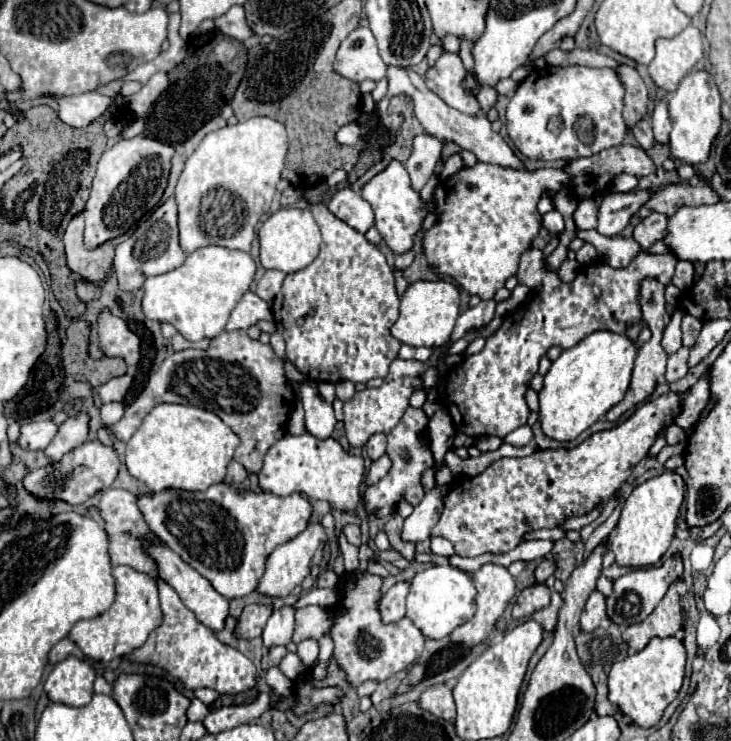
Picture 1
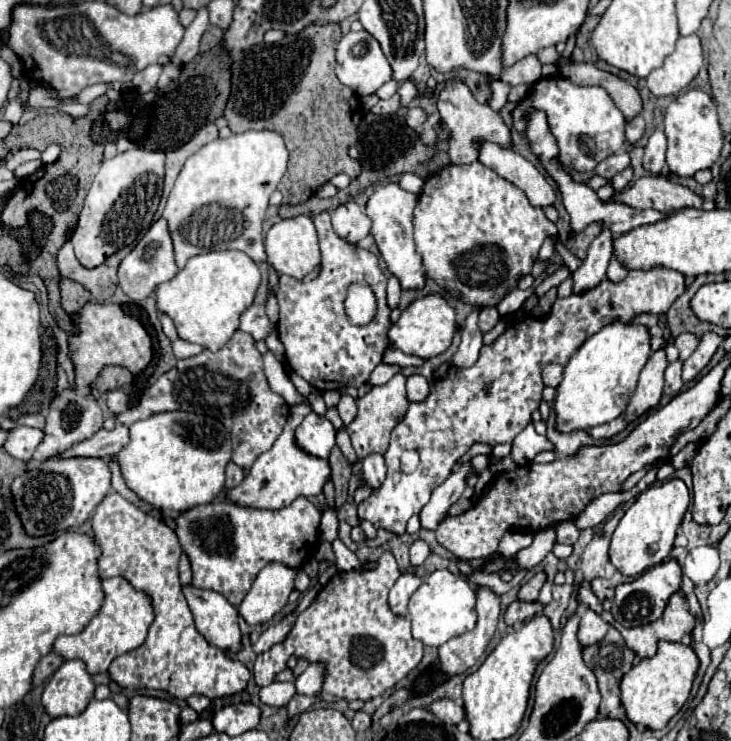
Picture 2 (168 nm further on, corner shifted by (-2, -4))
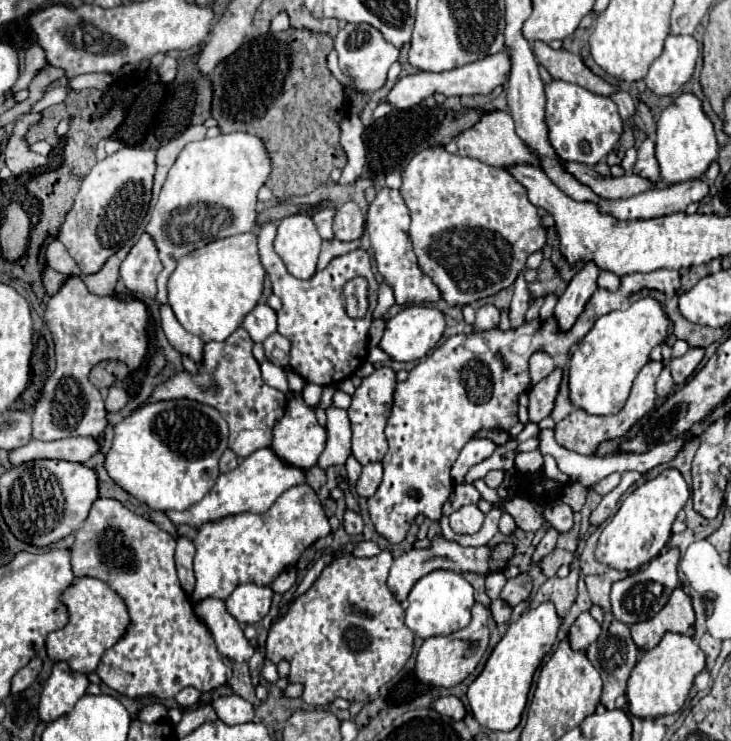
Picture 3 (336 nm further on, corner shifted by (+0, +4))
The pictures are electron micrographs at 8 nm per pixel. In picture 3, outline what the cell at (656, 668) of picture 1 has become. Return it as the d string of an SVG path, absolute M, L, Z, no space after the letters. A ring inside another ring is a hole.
M667 632L655 648L641 654L629 676L625 692L629 712L637 718L657 718L665 714L675 714L685 704L685 698L693 686L693 678L703 668L705 654L699 650L697 642L691 636Z

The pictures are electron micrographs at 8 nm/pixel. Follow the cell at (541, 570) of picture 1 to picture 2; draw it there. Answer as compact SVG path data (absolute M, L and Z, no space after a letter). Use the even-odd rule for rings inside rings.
M543 572L535 574L529 582L525 582L525 584L519 588L517 600L521 600L521 602L533 602L533 600L537 600L539 590L541 590L543 584L545 584L545 574L543 574Z

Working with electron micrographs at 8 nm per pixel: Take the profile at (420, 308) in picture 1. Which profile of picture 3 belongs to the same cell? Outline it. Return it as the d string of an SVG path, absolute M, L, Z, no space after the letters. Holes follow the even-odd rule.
M413 304L403 308L399 314L395 314L387 326L385 326L385 334L379 342L379 346L393 358L399 362L409 362L409 360L419 360L425 358L429 354L429 350L433 350L437 346L437 342L441 340L445 330L445 314L441 310L437 310L435 306L427 306L427 304Z

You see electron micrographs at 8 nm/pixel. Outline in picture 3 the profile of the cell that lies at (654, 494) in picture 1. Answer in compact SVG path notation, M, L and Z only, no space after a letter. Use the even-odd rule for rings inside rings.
M675 468L663 470L657 478L647 480L643 486L637 486L621 504L617 514L607 520L595 556L601 564L607 564L615 570L637 570L643 564L651 562L671 538L671 526L689 498L689 486L683 480L681 472Z

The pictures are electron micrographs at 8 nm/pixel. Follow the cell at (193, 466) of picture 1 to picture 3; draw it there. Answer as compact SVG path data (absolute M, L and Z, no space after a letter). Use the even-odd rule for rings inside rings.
M167 400L153 402L115 426L115 438L109 454L105 456L105 468L109 476L131 496L149 504L153 510L187 510L197 504L213 486L219 476L219 458L227 448L229 428L223 416L205 404L195 400Z

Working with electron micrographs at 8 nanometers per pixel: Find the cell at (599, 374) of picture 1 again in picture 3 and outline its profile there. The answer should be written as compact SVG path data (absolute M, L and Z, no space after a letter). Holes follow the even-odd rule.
M641 298L623 310L615 310L615 312L609 312L609 314L597 318L593 328L587 332L587 336L577 344L577 348L571 354L571 362L569 362L569 400L571 400L571 404L577 408L583 408L589 414L597 414L597 416L619 412L629 398L631 384L633 384L637 372L649 362L649 352L657 344L663 344L667 334L669 334L669 318L663 312L663 306L653 298Z

